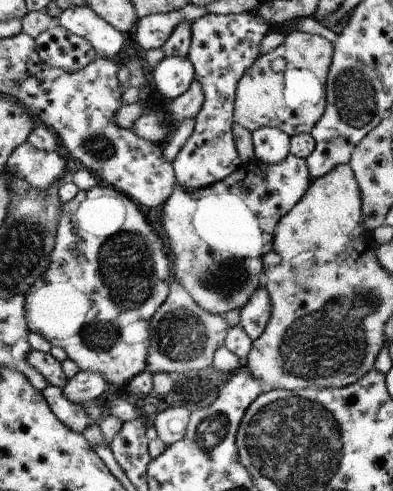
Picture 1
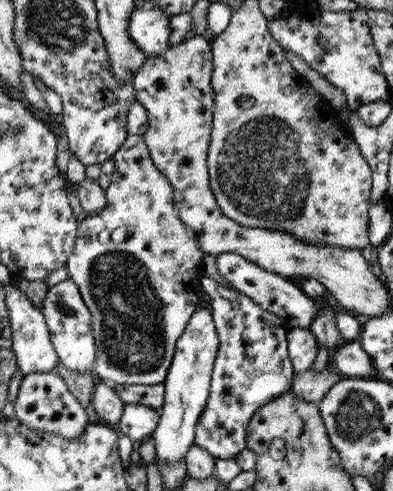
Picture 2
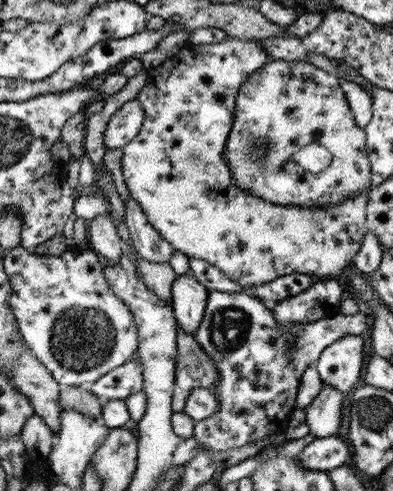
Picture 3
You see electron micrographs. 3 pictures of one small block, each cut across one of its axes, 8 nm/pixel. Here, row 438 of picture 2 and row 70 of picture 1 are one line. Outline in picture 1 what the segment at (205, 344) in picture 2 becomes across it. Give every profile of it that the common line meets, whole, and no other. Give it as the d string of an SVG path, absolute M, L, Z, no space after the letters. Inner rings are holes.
M163 58L151 70L151 80L155 86L153 92L161 102L169 102L185 94L193 78L195 68L189 58Z

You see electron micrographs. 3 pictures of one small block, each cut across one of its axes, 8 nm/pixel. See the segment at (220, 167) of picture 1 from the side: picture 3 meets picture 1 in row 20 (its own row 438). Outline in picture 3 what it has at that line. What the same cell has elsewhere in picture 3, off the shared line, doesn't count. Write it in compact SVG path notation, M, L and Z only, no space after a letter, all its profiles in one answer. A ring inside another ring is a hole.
M211 290L207 294L207 310L203 314L203 322L193 336L197 344L203 348L203 352L211 356L213 366L219 374L219 384L215 386L215 392L211 392L217 400L217 412L207 420L195 422L191 438L201 442L201 446L209 452L225 452L251 442L259 442L271 434L283 434L289 428L291 412L295 410L299 378L305 372L305 368L313 366L323 354L323 350L333 342L341 340L347 334L361 334L365 330L365 318L367 314L361 312L357 312L355 316L335 314L333 318L327 320L315 320L313 324L297 326L295 332L291 334L293 344L287 346L285 344L287 338L281 334L281 326L271 314L271 308L267 304L255 300L255 296L249 294L227 294Z

